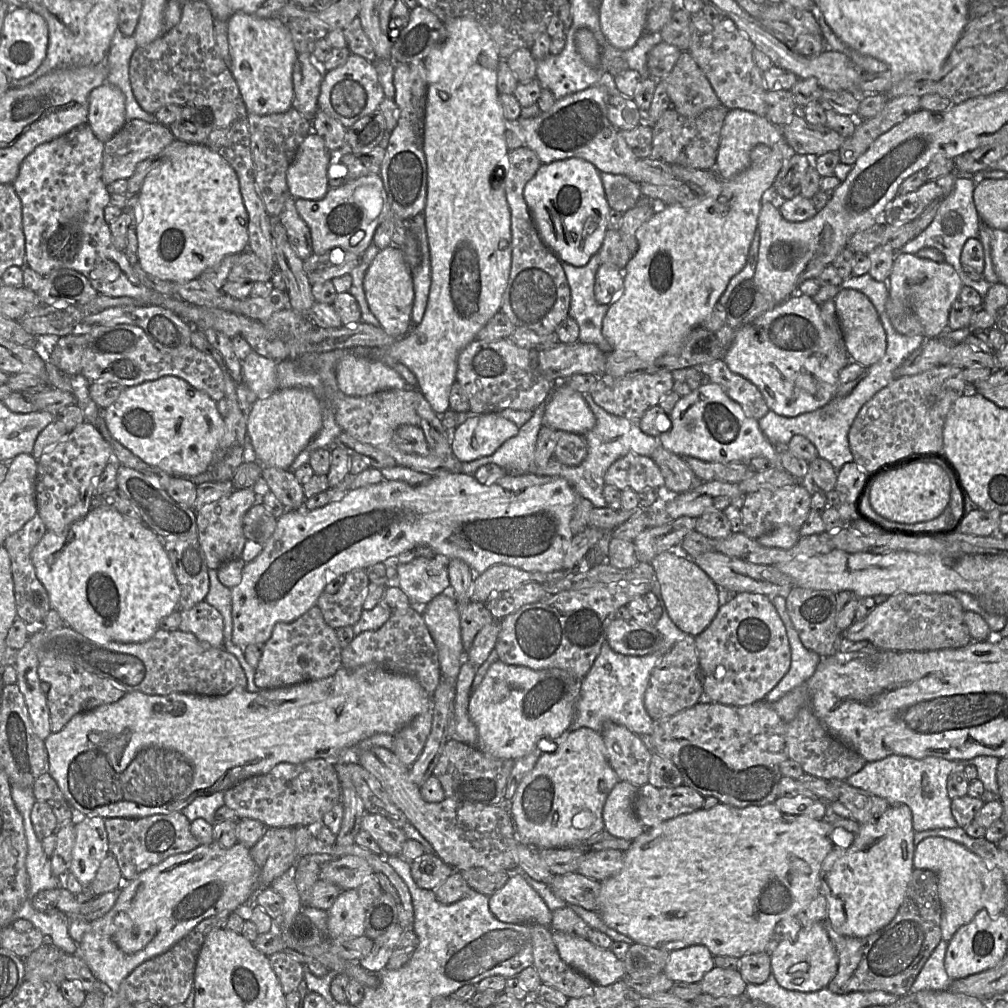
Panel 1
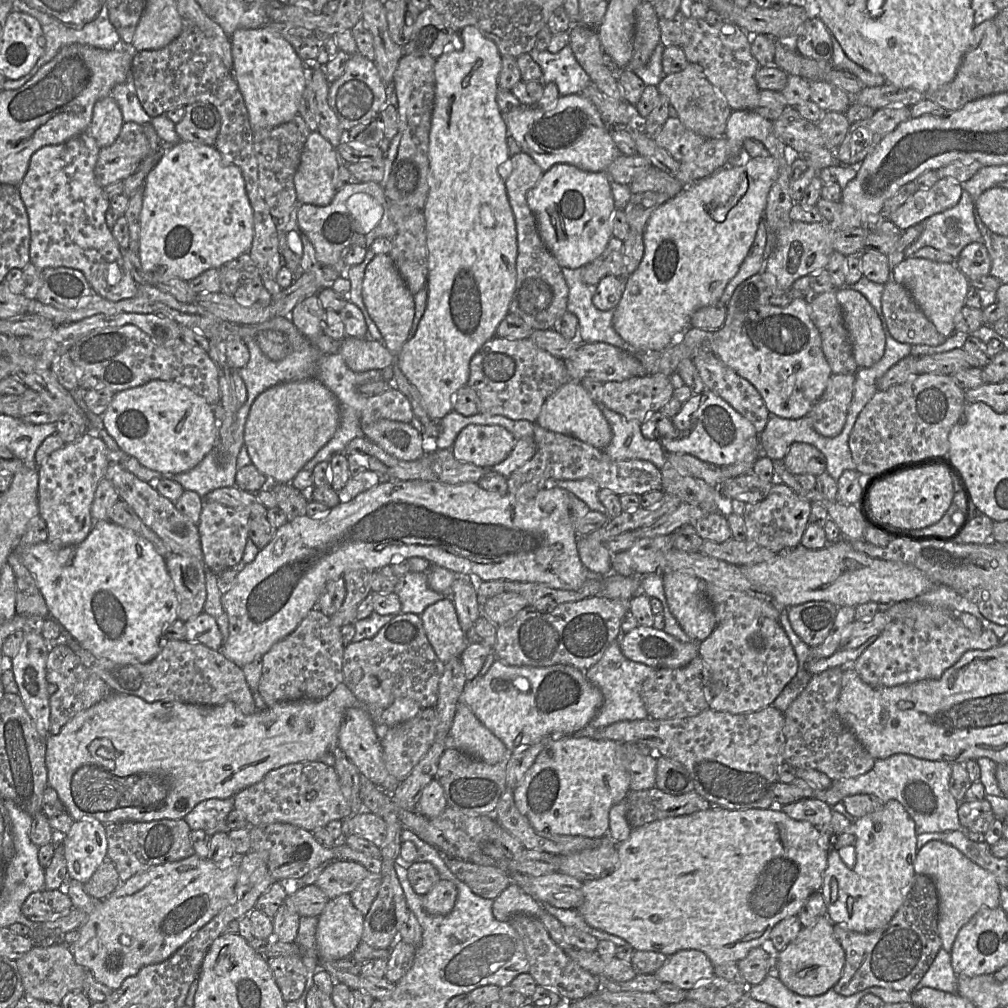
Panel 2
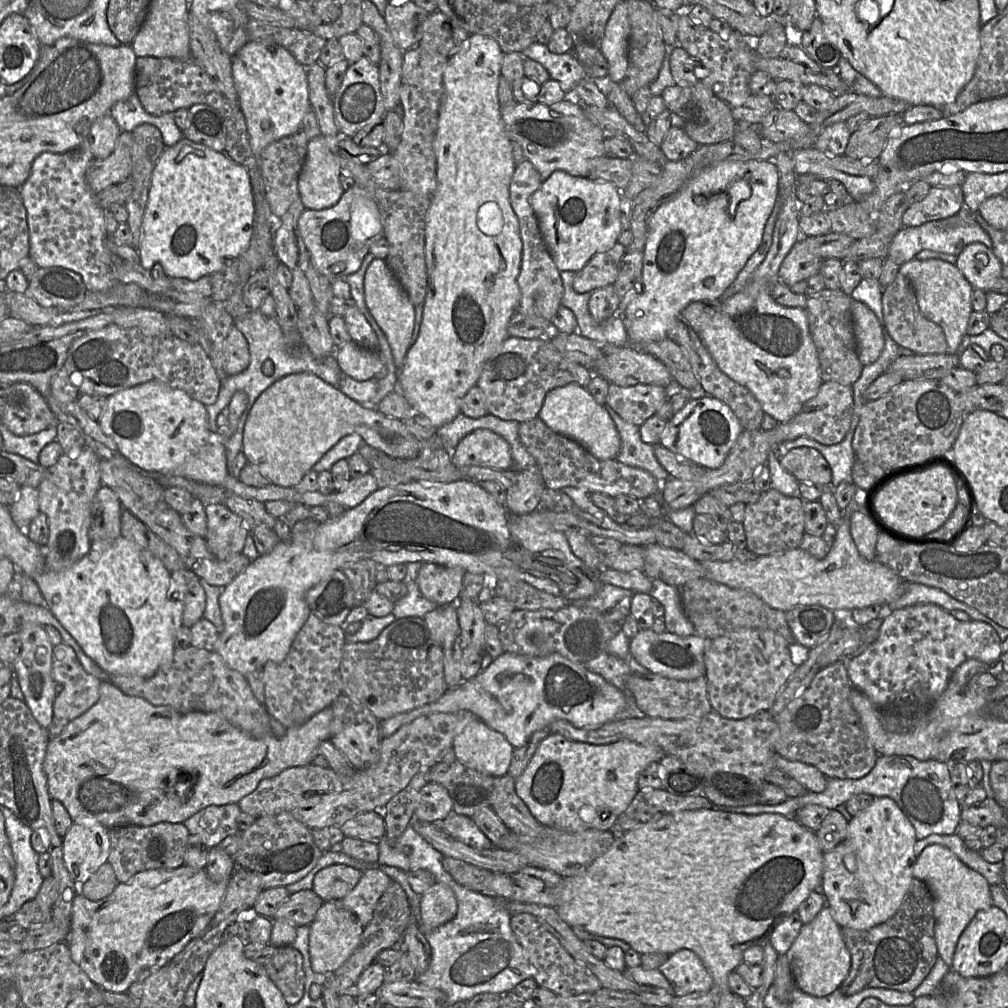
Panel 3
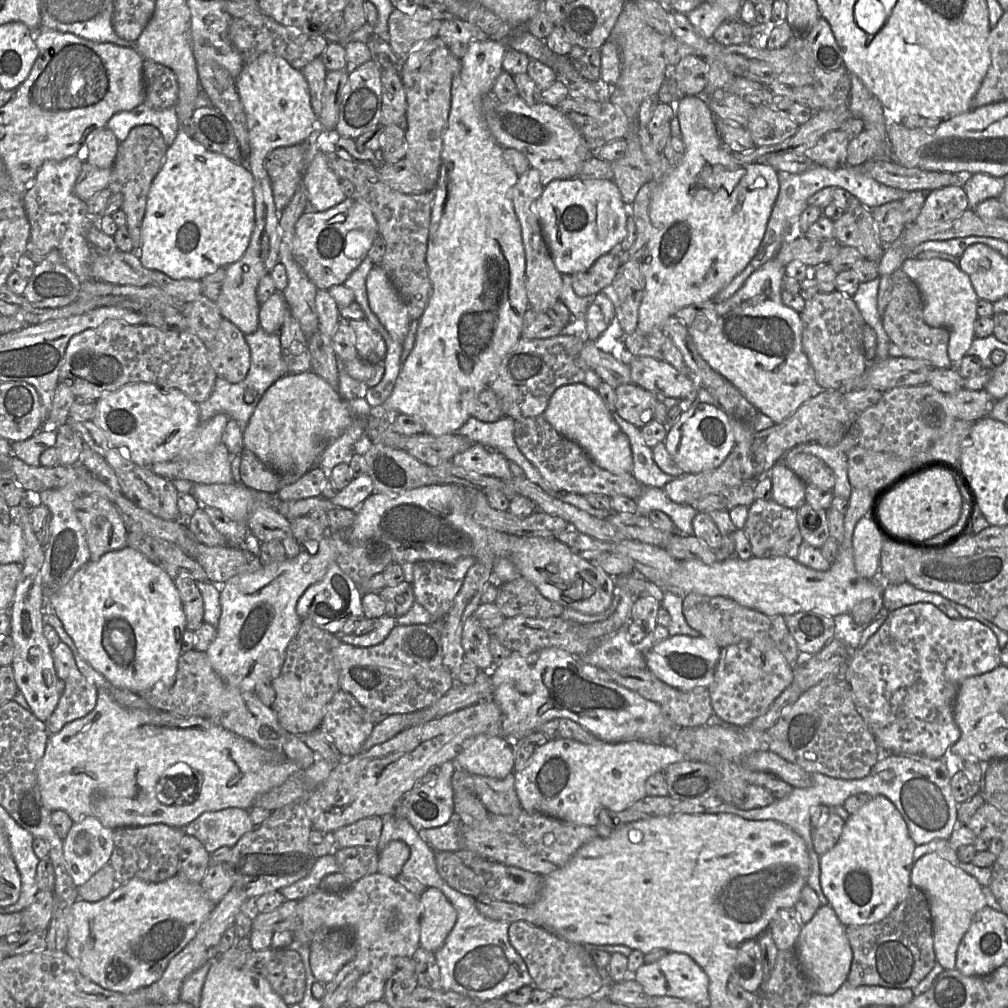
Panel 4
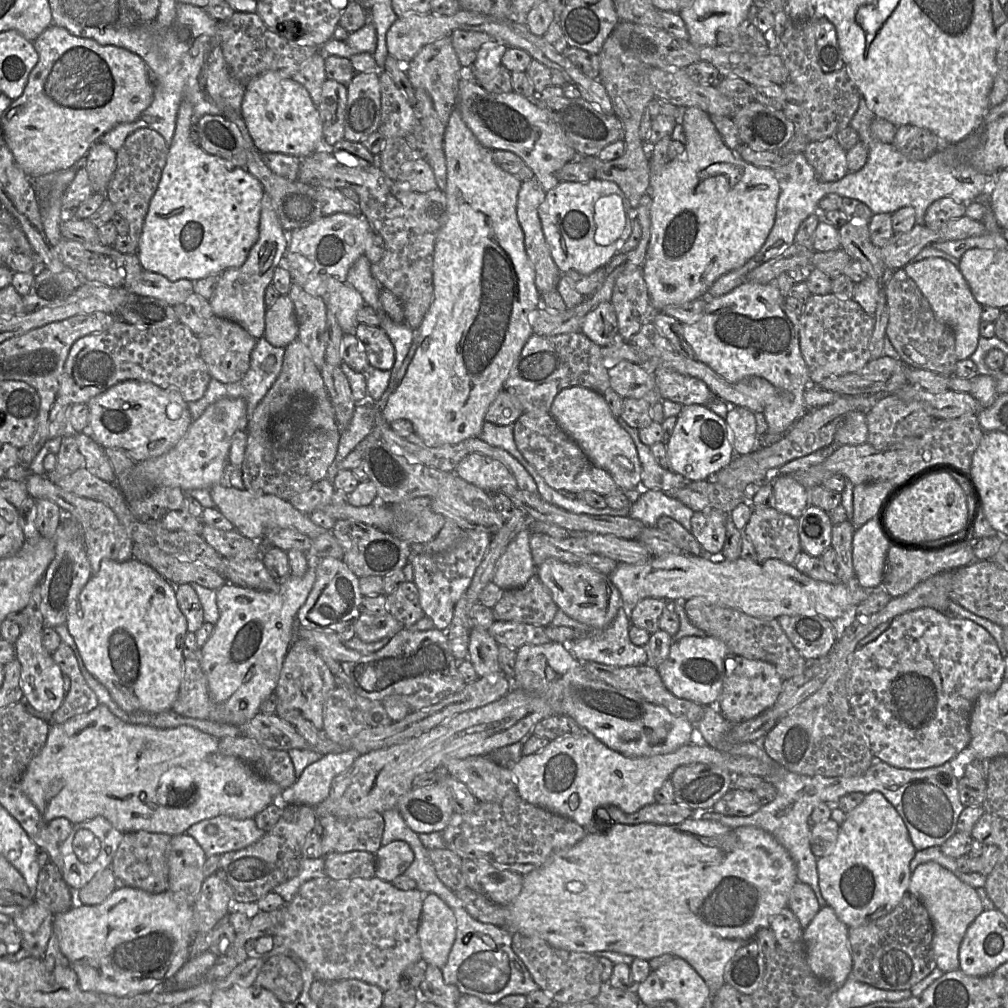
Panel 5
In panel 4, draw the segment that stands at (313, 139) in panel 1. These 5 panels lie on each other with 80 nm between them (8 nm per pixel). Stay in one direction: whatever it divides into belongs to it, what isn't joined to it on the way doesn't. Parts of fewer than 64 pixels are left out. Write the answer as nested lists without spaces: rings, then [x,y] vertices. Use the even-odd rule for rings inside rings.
[[[318,151],[302,176],[309,205],[323,212],[340,204],[346,196],[340,187],[340,179],[329,168],[326,154]]]

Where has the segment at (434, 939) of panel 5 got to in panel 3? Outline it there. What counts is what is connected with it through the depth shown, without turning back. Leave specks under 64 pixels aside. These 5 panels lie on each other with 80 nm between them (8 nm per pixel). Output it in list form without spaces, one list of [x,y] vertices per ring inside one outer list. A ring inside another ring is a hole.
[[[436,882],[420,896],[420,926],[423,932],[431,932],[452,920],[457,913],[457,900],[453,890],[444,883]]]

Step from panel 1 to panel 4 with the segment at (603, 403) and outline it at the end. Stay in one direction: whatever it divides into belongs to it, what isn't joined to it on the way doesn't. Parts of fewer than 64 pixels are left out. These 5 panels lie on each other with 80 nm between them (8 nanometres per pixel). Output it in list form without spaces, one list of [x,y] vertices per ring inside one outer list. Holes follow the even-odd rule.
[[[635,384],[621,385],[615,392],[616,413],[640,429],[654,418],[655,406],[658,400],[662,400],[655,393]]]

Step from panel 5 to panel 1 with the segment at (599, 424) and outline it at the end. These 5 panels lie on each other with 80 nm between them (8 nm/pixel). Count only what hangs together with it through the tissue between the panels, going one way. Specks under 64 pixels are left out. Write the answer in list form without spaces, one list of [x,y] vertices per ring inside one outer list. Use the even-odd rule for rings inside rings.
[[[561,383],[546,400],[542,425],[584,436],[594,428],[596,418],[583,397],[583,393]]]

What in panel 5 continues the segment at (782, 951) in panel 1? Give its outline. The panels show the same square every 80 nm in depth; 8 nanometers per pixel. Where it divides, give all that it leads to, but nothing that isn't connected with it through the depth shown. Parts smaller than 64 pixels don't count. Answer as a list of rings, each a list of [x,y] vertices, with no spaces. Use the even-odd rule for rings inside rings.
[[[830,906],[820,908],[809,925],[802,931],[806,961],[815,976],[839,989],[852,971],[852,955],[848,938],[849,927],[845,925]]]

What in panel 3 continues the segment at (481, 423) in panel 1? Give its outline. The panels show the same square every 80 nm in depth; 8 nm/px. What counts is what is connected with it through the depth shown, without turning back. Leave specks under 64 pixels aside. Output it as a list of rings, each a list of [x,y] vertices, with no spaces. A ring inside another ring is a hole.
[[[477,429],[463,437],[451,452],[456,467],[479,466],[509,470],[513,466],[511,448],[500,435]]]

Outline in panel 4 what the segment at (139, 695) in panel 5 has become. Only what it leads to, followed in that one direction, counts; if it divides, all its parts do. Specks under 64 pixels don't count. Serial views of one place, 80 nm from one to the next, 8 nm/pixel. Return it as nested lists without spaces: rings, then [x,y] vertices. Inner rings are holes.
[[[127,545],[120,550],[104,554],[98,561],[89,561],[73,575],[63,588],[50,597],[49,609],[60,619],[65,631],[75,643],[81,657],[114,686],[134,693],[140,693],[152,688],[169,688],[174,684],[178,659],[182,654],[181,644],[182,636],[186,630],[186,615],[173,579],[161,567],[153,564],[139,551]]]

